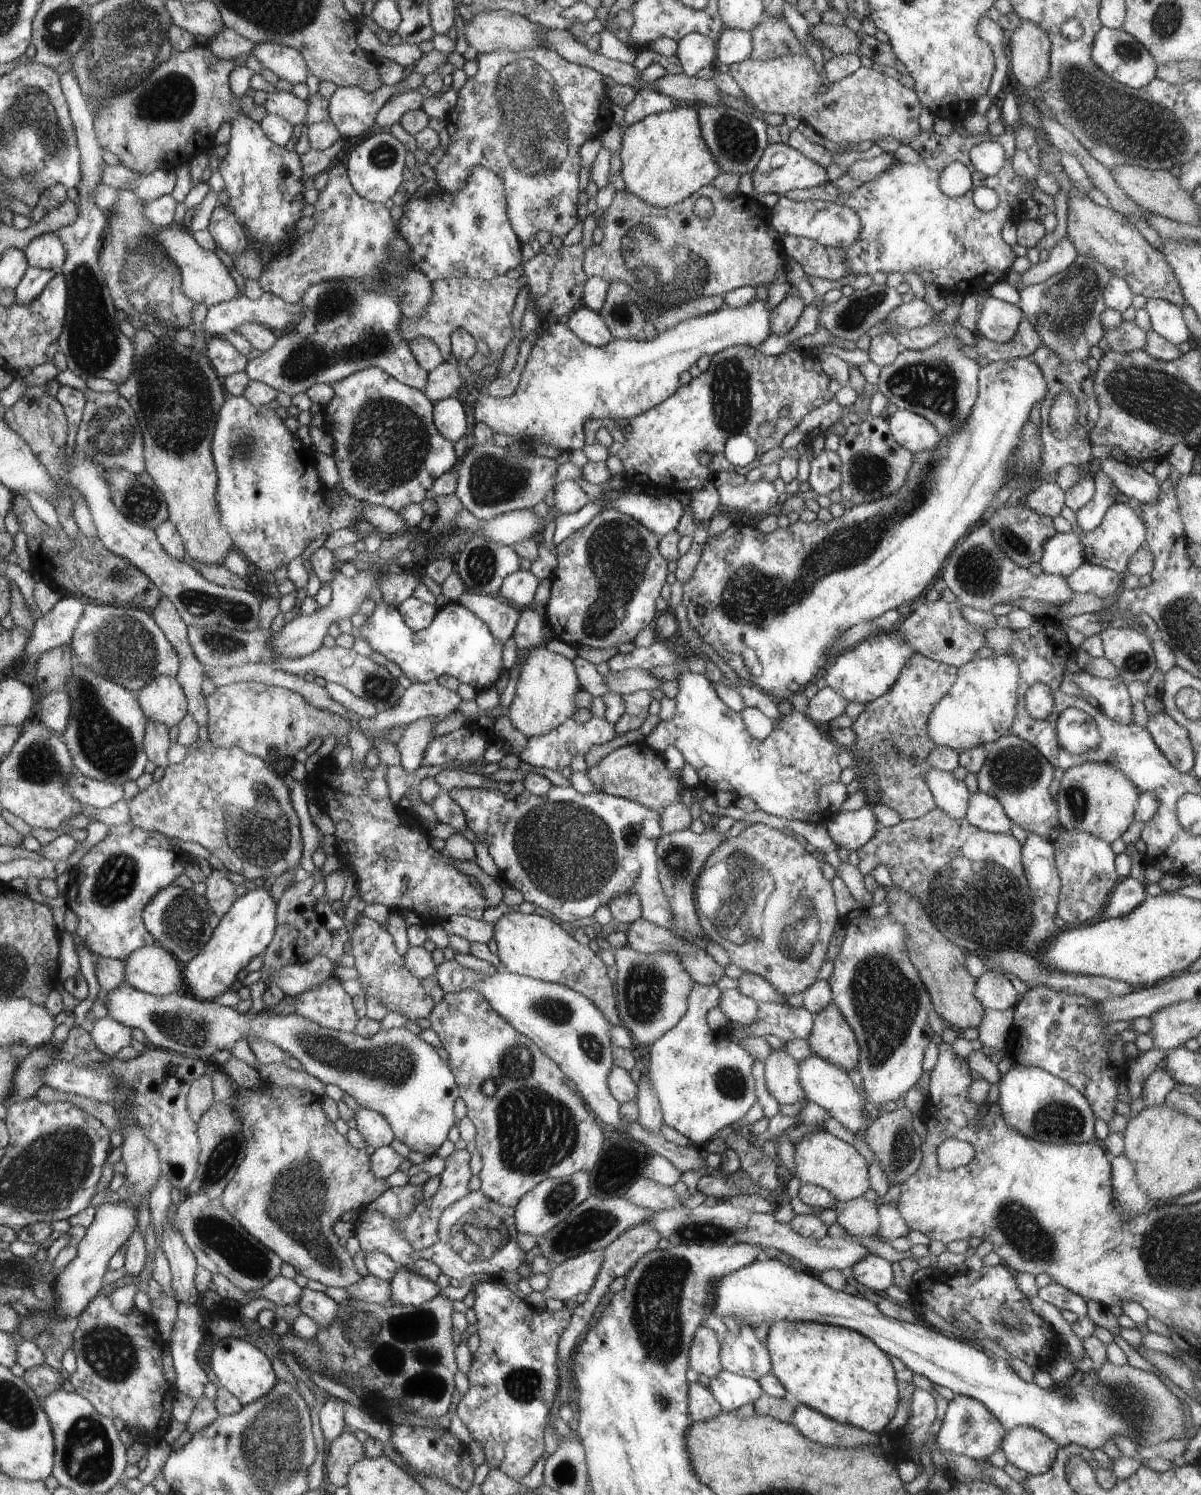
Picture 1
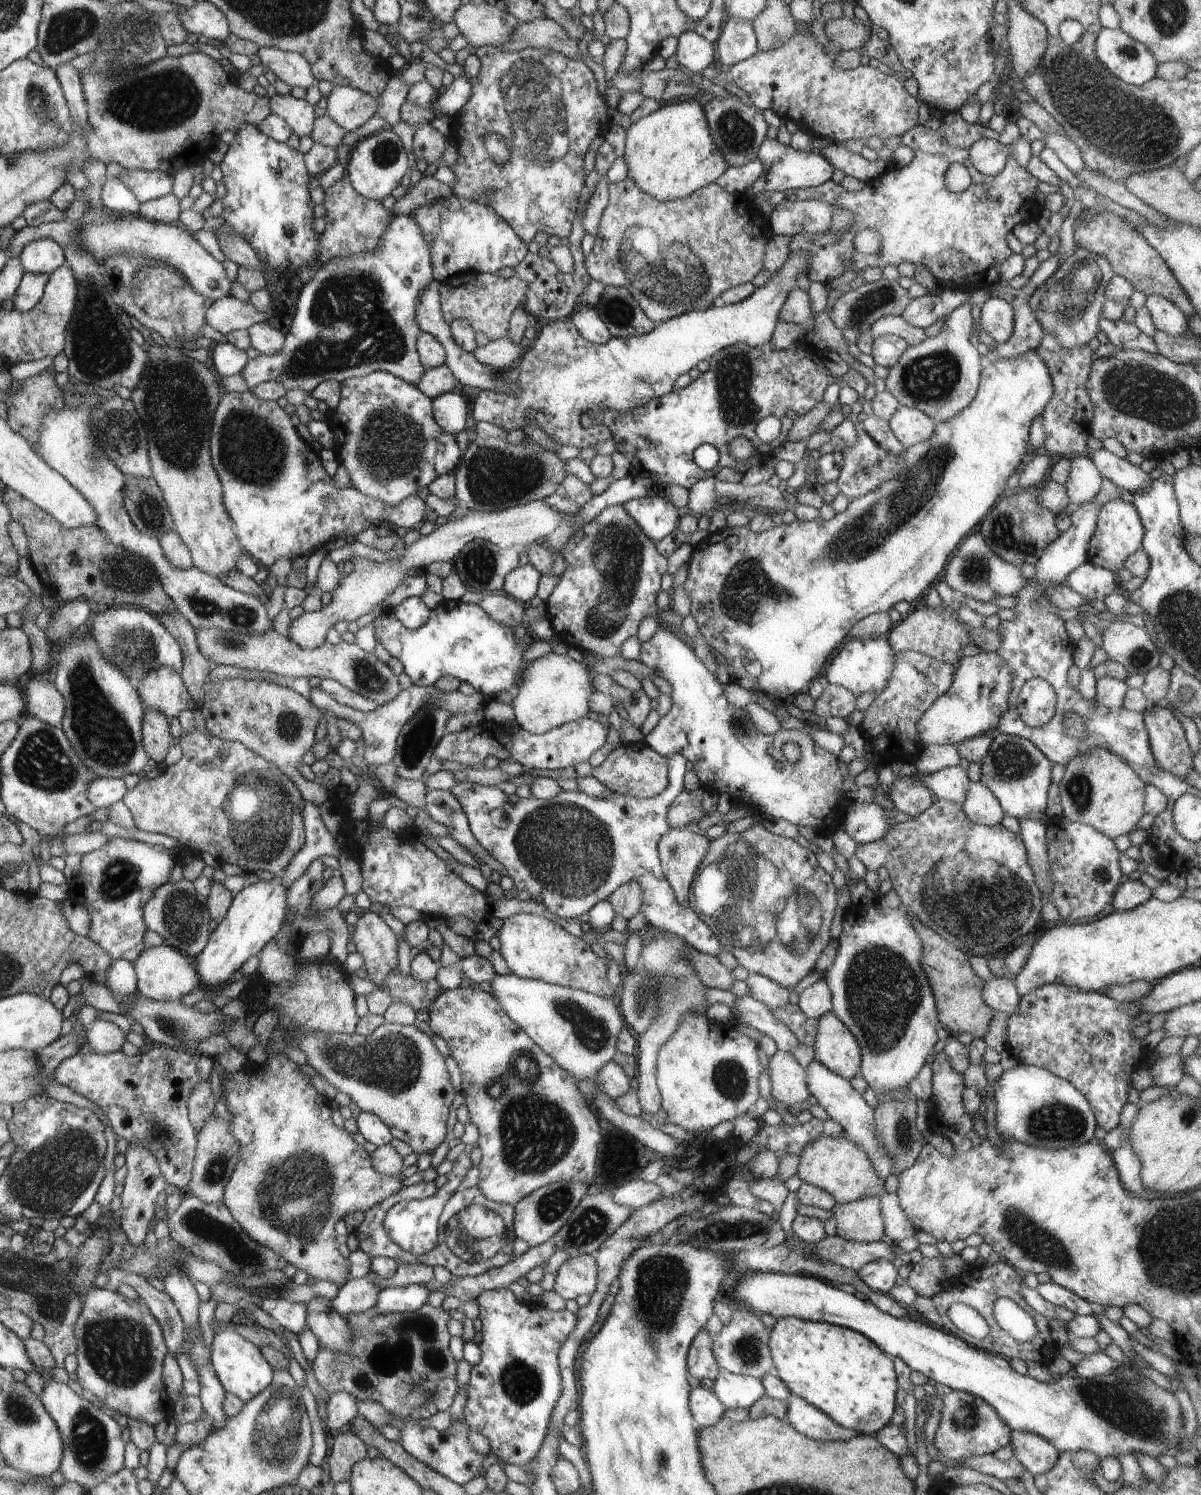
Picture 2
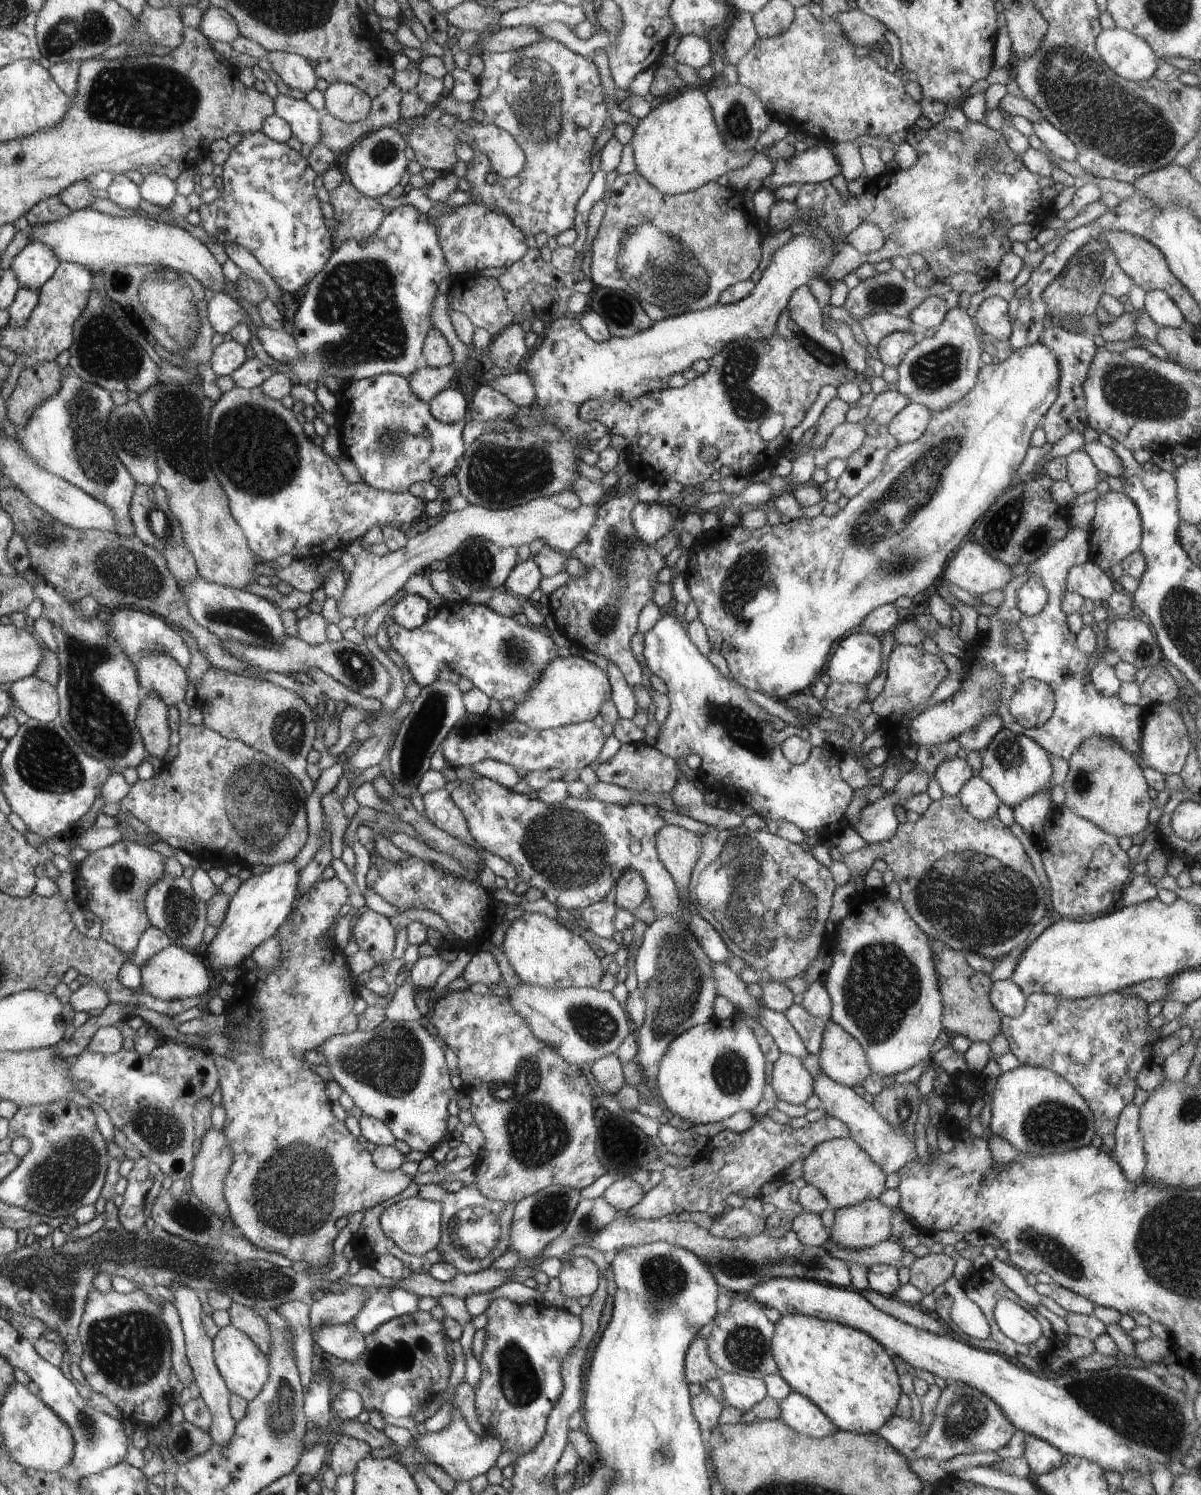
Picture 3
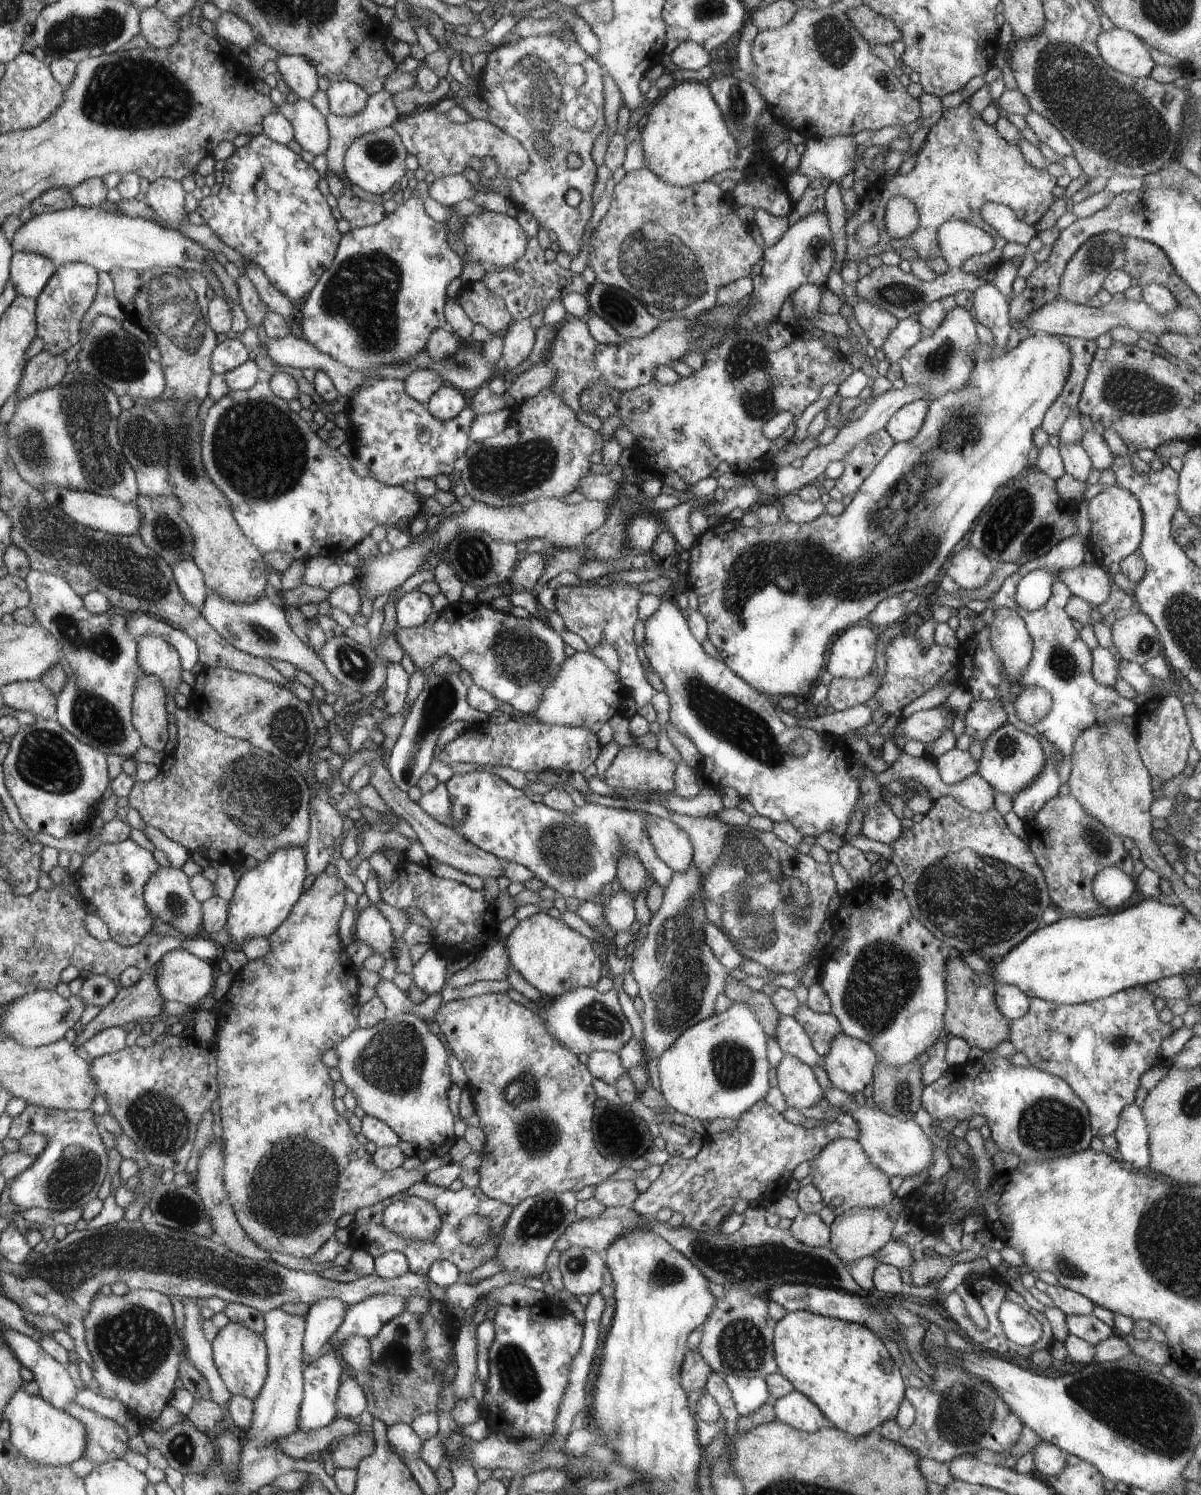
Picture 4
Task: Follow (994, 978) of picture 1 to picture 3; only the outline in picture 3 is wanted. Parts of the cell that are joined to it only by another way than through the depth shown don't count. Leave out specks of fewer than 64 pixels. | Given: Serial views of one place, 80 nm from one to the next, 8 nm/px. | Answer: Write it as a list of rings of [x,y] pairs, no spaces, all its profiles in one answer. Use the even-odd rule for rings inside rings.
[[[1012,979],[994,981],[988,996],[992,1006],[1001,1015],[1012,1018],[1024,1010],[1027,999],[1022,989]]]

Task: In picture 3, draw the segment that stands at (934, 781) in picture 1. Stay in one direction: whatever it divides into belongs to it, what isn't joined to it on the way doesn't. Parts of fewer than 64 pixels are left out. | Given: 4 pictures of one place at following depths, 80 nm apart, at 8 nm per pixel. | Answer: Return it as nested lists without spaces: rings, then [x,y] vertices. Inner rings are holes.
[[[957,756],[945,760],[936,769],[934,778],[944,795],[958,797],[961,788],[973,777],[972,767]]]

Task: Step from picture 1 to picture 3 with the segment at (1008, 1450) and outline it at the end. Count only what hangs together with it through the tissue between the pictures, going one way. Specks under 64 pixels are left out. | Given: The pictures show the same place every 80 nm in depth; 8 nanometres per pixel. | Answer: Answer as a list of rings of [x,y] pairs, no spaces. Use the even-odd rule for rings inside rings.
[[[1026,1435],[1022,1448],[1022,1456],[1026,1458],[1031,1477],[1052,1472],[1060,1466],[1063,1454],[1049,1442],[1032,1435]]]

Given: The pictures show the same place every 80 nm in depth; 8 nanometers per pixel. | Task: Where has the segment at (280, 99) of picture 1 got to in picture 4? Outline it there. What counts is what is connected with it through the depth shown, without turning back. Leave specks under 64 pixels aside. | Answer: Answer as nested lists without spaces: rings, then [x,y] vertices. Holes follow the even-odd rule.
[[[310,100],[284,101],[279,112],[292,124],[293,138],[304,150],[315,156],[328,152],[330,135],[325,114]]]

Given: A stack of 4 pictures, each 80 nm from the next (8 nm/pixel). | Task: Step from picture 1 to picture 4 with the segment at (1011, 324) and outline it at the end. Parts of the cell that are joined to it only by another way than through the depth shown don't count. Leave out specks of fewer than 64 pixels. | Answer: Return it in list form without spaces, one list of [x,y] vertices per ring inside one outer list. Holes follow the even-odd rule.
[[[985,282],[974,292],[972,313],[976,322],[980,322],[995,335],[996,354],[1005,352],[1008,336],[1012,332],[1009,316],[1009,301],[992,282]]]

